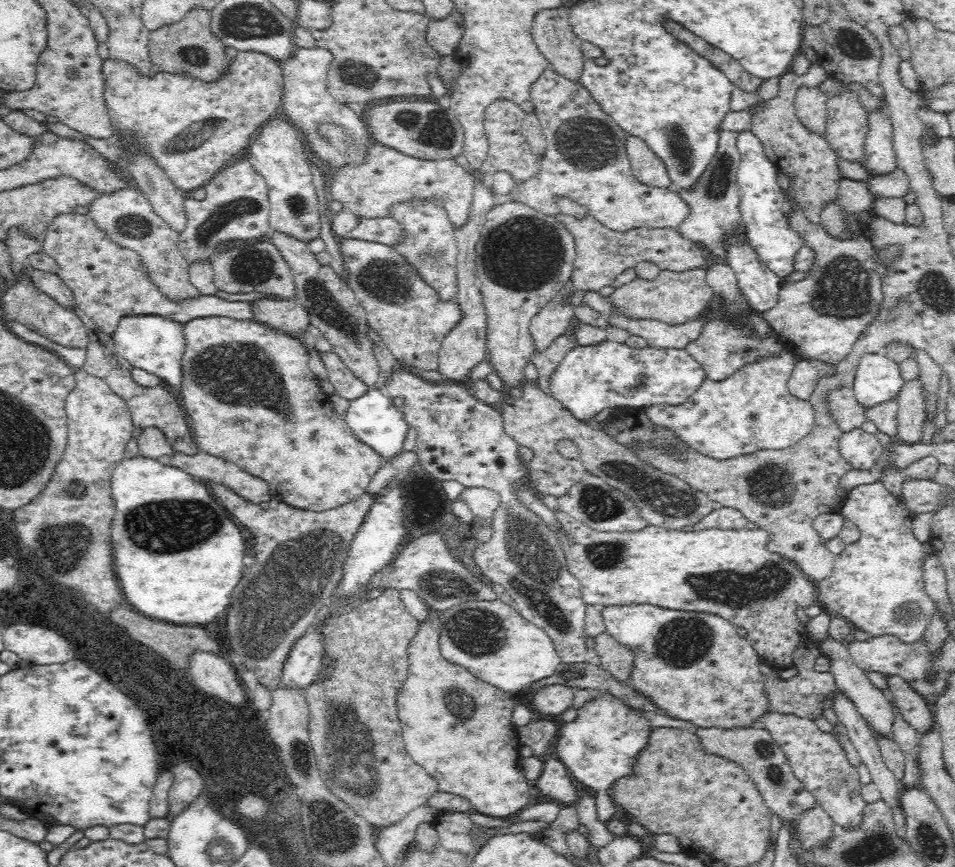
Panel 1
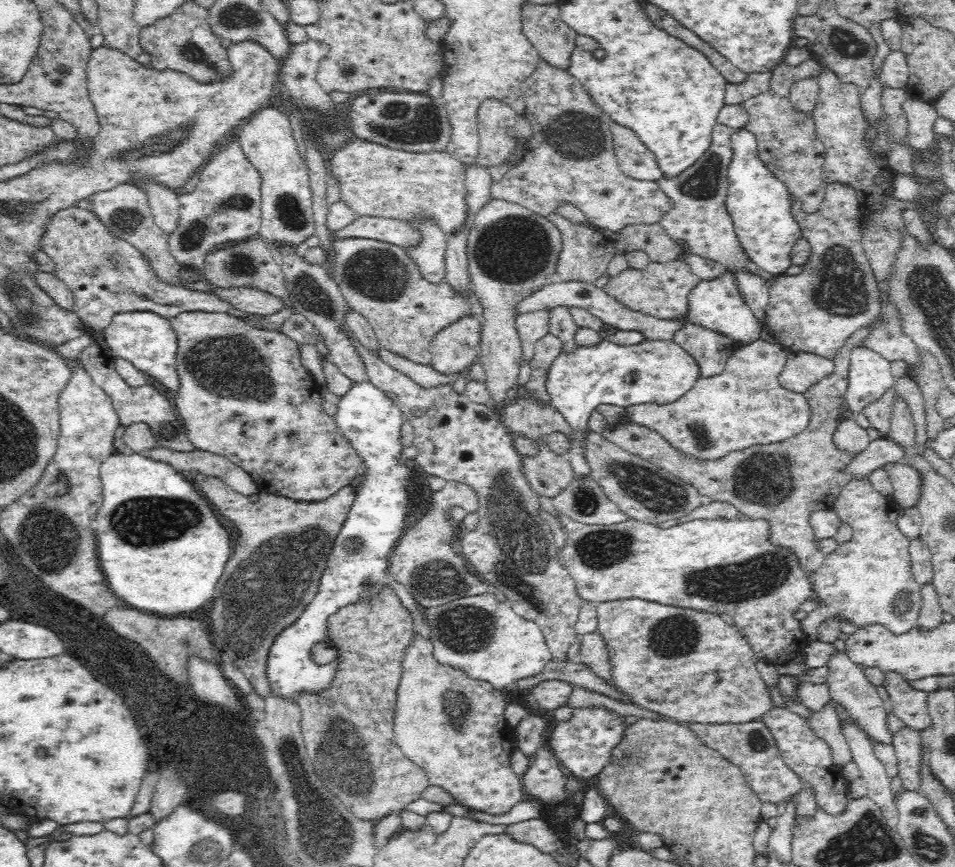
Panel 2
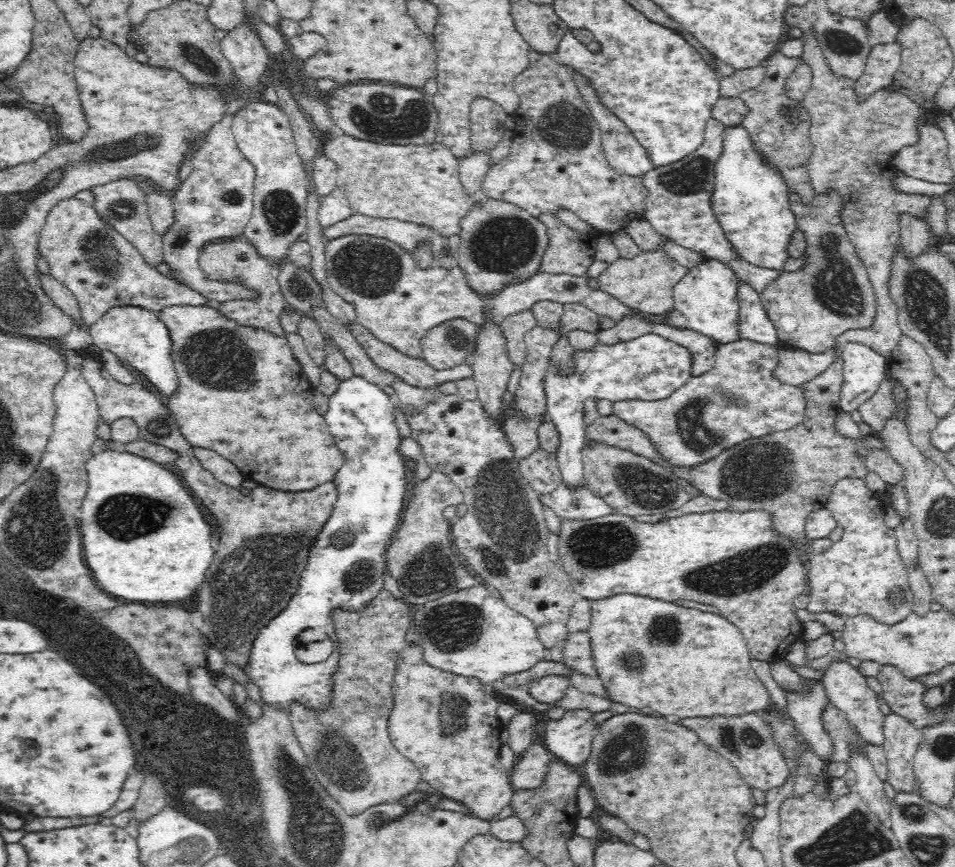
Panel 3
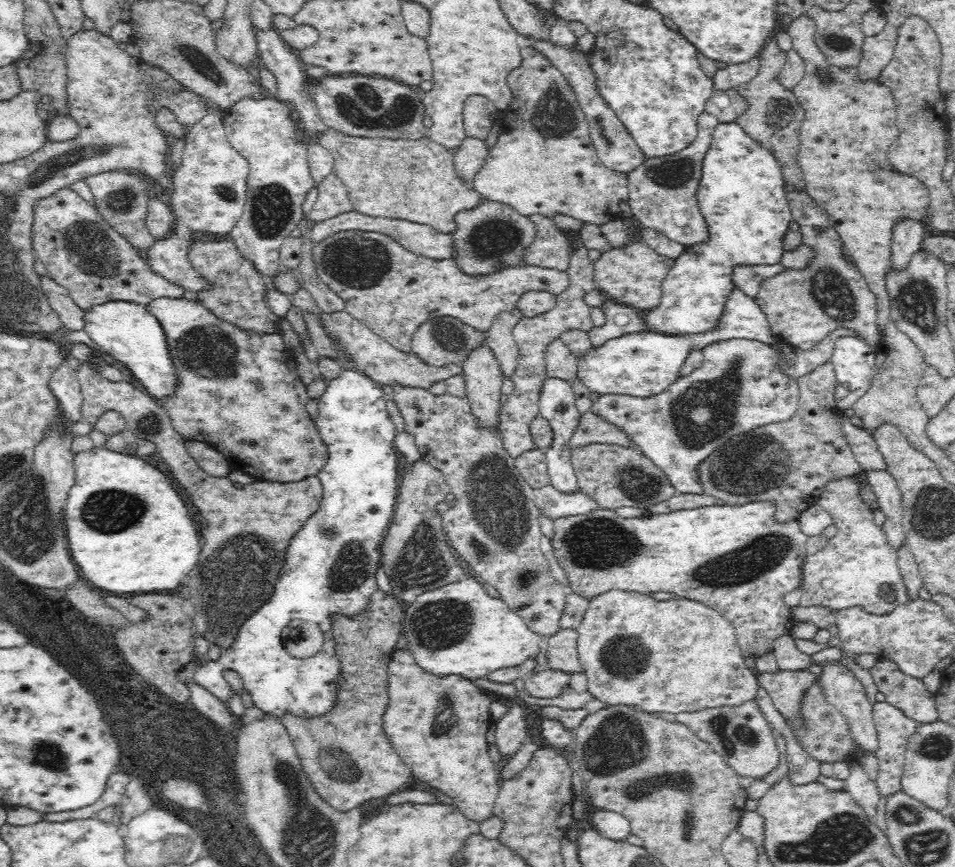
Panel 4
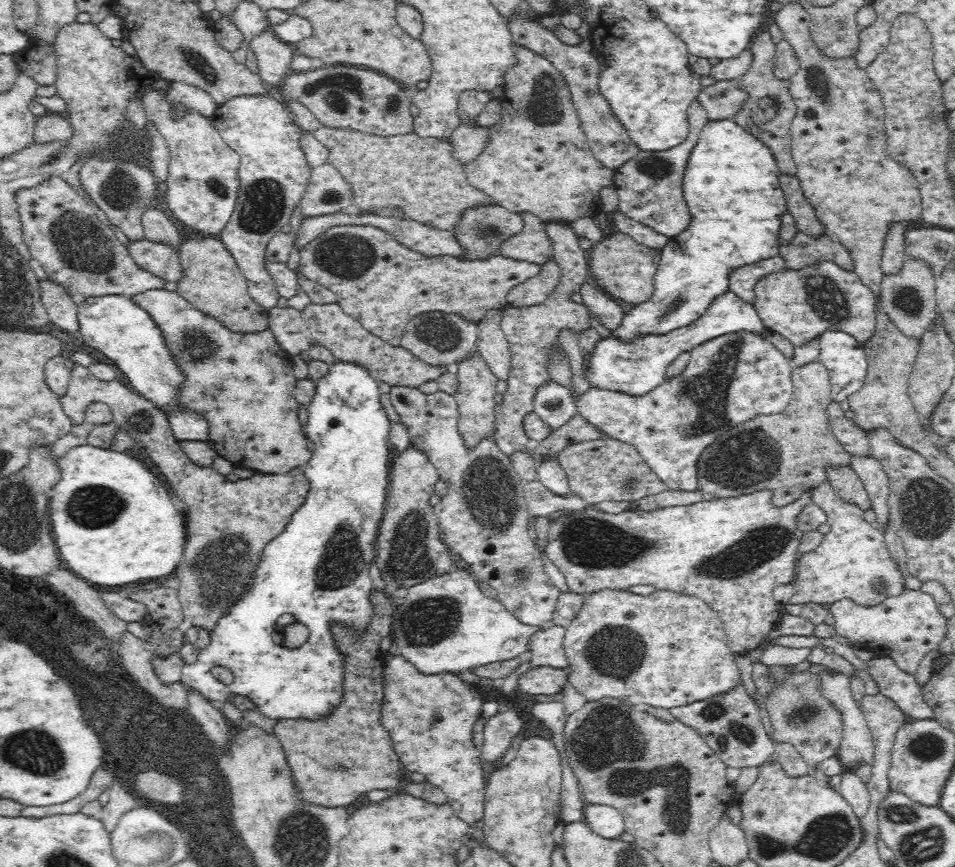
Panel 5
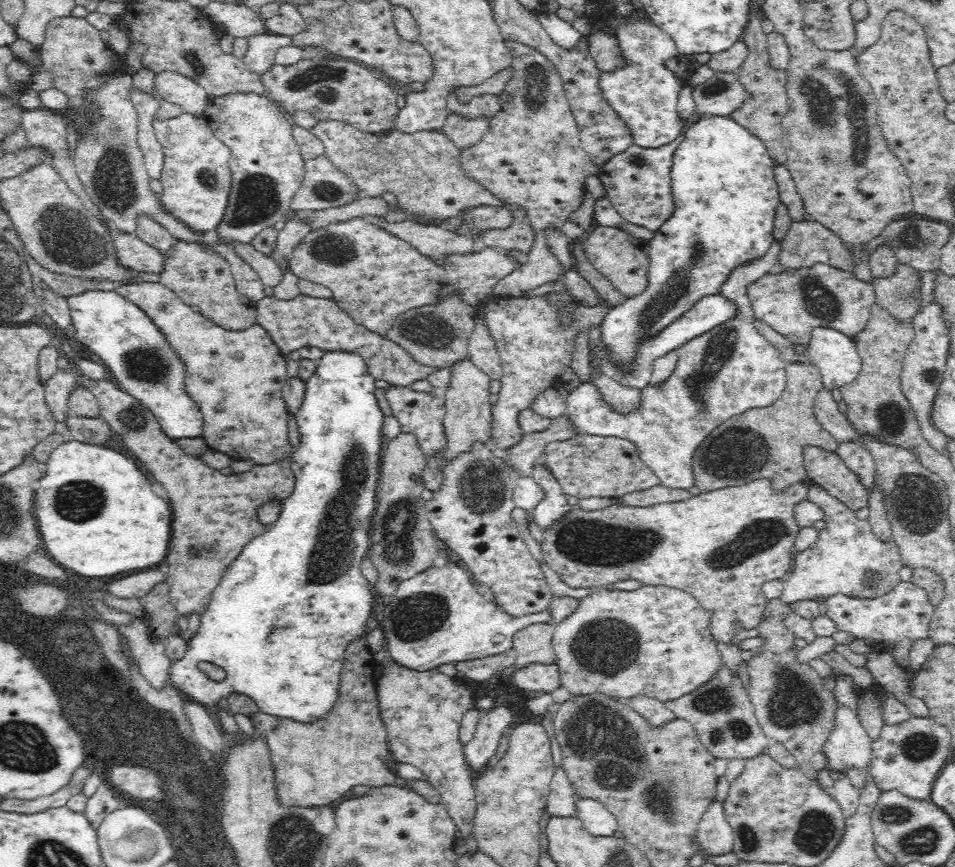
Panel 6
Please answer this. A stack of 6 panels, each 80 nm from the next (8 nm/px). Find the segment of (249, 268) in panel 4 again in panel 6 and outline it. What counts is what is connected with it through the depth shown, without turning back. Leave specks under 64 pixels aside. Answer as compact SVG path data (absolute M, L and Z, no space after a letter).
M176 241L166 253L164 268L159 270L158 280L174 291L180 300L217 326L226 330L244 330L244 326L250 326L250 322L254 322L254 308L250 304L251 300L234 288L228 265L219 252Z

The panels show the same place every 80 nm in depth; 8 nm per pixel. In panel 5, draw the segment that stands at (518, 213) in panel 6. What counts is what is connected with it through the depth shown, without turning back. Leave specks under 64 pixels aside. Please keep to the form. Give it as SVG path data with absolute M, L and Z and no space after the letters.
M520 212L522 226L512 236L500 240L498 245L503 248L502 255L512 259L527 260L534 264L545 261L552 255L550 241L546 237L545 224L530 212Z

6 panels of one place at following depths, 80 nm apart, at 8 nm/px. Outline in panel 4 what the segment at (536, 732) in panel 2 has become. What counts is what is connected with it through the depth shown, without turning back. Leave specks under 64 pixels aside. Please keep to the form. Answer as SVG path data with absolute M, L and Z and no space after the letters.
M521 703L509 704L509 710L500 718L492 722L492 746L498 754L506 758L511 755L525 740L528 740L526 713Z

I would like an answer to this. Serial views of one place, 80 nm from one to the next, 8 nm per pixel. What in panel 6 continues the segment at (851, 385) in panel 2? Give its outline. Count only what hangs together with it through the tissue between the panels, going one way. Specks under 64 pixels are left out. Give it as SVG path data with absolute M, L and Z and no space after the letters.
M816 326L810 329L807 345L805 354L820 373L821 382L828 390L838 388L842 383L851 381L857 375L861 358L853 340L848 335L829 327Z

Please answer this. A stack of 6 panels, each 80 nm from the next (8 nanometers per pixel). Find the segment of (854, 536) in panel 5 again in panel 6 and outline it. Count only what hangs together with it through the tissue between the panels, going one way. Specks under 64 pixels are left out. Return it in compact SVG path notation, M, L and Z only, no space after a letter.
M818 484L809 485L807 499L822 508L826 526L818 531L818 538L809 549L795 551L788 573L762 582L761 589L766 590L766 594L774 594L774 598L786 604L798 600L821 601L834 593L861 597L858 588L862 588L862 576L874 574L874 560L878 560L878 596L886 594L900 580L898 571L902 560L895 543L874 534L867 520L858 519L856 511L830 496Z

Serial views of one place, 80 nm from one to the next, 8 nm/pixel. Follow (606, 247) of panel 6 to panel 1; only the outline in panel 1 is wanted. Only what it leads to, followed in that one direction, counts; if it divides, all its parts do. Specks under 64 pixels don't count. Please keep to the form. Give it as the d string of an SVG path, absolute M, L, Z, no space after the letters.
M692 267L680 271L660 269L652 280L639 278L637 275L634 280L616 286L610 298L625 316L649 320L652 318L668 324L684 324L688 320L701 318L706 310L705 304L713 294L711 286L705 281L702 269Z

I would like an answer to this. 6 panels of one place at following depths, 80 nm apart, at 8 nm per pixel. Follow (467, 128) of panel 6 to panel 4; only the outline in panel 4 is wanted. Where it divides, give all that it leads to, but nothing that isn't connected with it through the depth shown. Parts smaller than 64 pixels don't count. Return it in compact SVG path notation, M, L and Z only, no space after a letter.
M466 135L460 139L459 145L453 150L453 161L457 171L469 184L474 174L478 174L477 170L482 166L487 150L487 141Z

